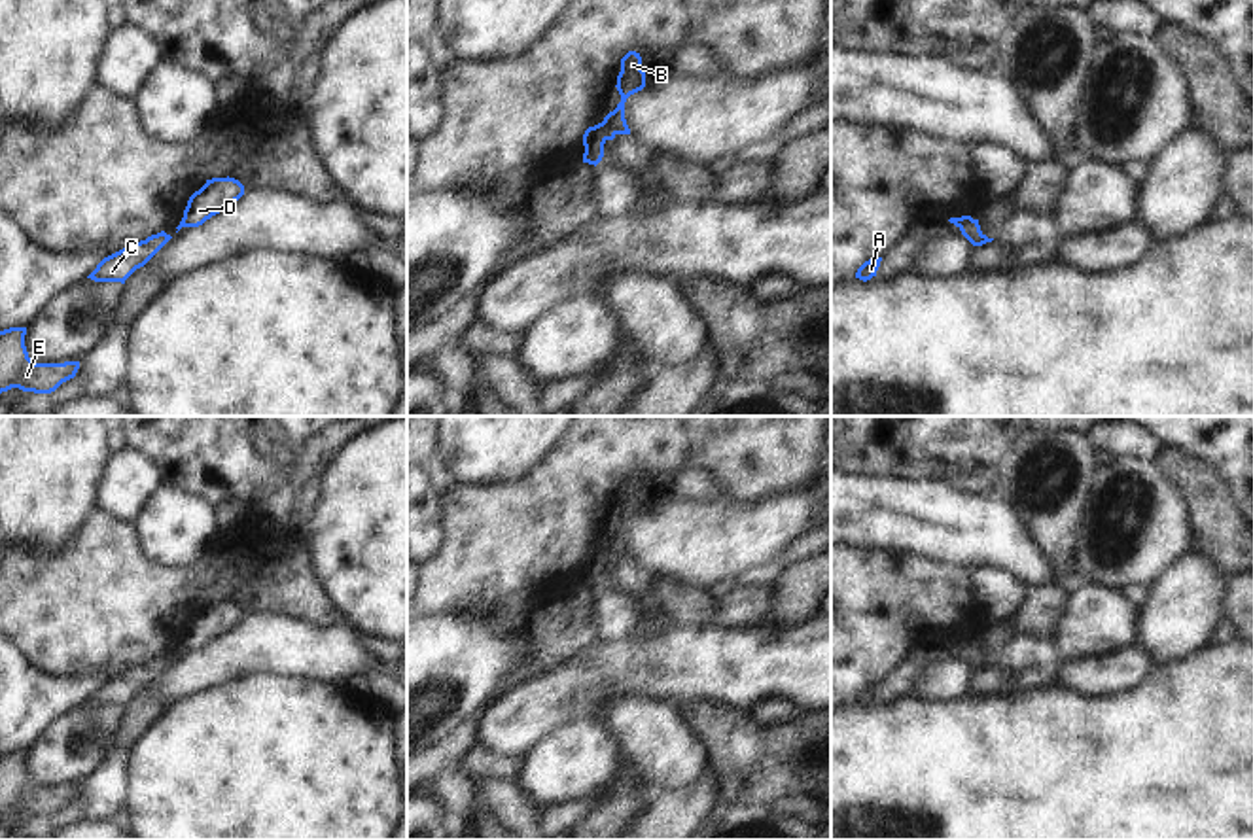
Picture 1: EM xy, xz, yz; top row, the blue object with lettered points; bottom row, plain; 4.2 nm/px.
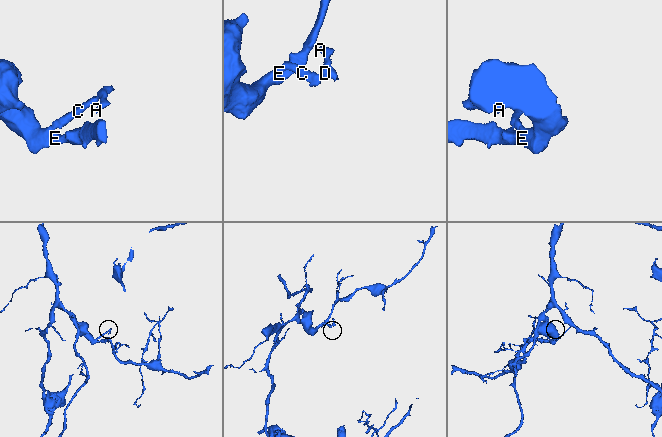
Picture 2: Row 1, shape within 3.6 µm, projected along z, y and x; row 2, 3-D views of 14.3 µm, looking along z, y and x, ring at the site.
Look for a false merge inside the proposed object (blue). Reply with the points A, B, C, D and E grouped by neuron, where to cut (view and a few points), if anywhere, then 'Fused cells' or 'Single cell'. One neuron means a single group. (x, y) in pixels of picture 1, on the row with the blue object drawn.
Groups: A B D / C E. Split along xz (604, 118), (616, 133). Fused cells

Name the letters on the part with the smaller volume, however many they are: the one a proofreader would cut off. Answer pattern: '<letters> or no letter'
A, B, D

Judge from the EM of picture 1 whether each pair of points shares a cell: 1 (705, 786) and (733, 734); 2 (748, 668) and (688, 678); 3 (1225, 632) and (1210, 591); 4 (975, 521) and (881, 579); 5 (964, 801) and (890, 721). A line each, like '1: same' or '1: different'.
1: different
2: same
3: different
4: different
5: same

